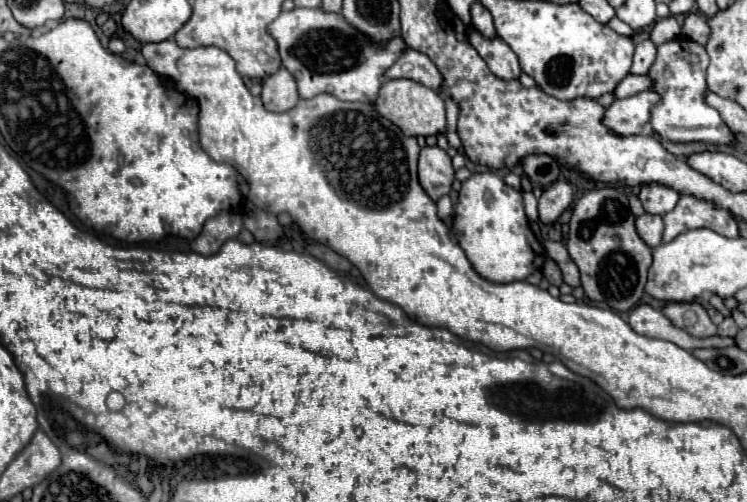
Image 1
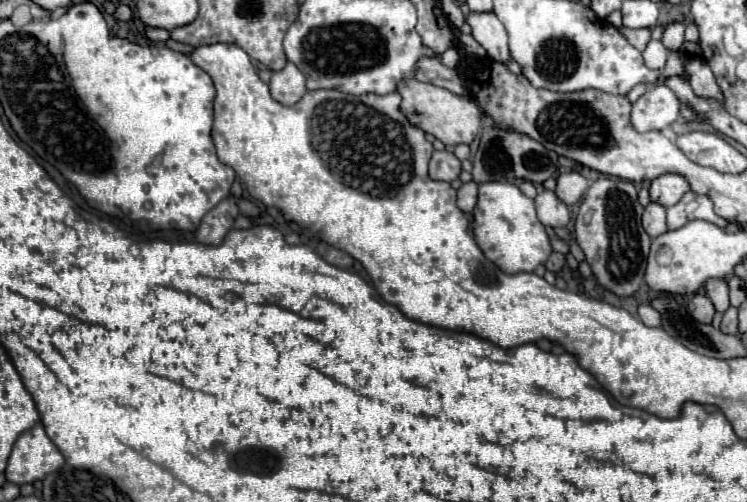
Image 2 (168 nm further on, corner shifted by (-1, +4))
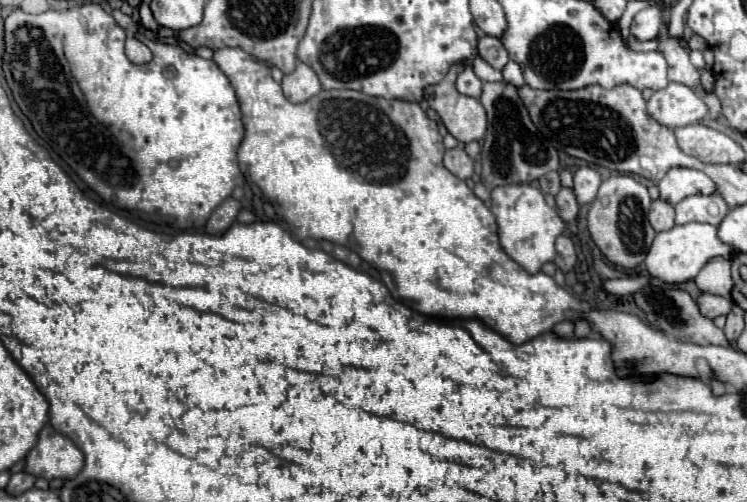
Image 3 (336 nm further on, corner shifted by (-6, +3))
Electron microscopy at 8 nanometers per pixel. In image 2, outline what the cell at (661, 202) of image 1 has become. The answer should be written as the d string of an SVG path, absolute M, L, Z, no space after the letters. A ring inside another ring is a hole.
M666 173L666 175L660 175L652 181L650 185L650 199L654 203L660 203L664 207L672 207L676 205L682 195L690 189L686 177L682 175L674 175L674 173Z

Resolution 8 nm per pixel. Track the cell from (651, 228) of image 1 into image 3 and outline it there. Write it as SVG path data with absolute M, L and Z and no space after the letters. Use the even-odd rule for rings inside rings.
M655 200L651 204L651 212L649 212L649 222L655 228L655 232L663 232L663 230L671 230L675 226L673 222L675 212L673 206L663 202L663 200Z

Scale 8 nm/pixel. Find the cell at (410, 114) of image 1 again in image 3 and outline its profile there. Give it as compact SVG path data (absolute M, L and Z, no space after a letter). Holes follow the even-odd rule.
M459 60L451 66L449 74L439 82L439 84L433 84L433 86L427 86L425 88L425 102L429 108L433 108L437 114L439 114L439 120L445 124L445 128L449 130L451 136L455 136L459 142L467 144L467 142L473 142L473 140L481 140L485 136L485 130L487 130L487 118L485 118L485 112L483 112L483 106L479 100L475 98L469 98L469 96L463 96L455 90L455 78L457 74L465 68L465 60Z

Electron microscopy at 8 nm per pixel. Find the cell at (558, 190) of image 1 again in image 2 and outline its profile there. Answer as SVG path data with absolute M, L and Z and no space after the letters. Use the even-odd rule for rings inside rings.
M570 171L570 173L562 173L558 177L558 185L556 185L556 195L558 199L562 199L566 205L574 205L580 201L580 197L584 195L584 191L588 189L588 181L576 173L576 171Z

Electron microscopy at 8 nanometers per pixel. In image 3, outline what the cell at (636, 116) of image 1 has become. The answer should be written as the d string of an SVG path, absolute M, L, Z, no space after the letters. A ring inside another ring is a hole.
M671 82L649 98L647 112L661 126L679 128L701 122L707 114L707 106L691 88Z

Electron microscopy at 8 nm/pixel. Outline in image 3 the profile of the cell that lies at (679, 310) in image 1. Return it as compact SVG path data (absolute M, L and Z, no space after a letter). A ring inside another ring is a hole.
M701 294L697 300L697 306L699 306L701 314L711 320L717 316L723 316L731 310L731 302L723 296L715 296L715 294Z

